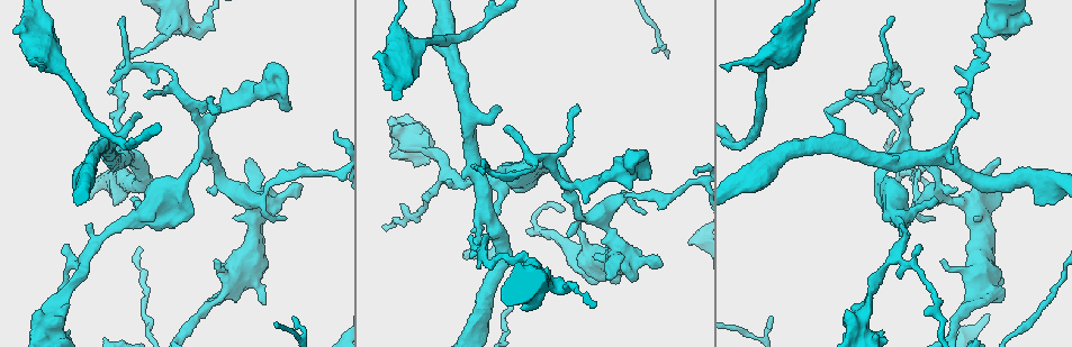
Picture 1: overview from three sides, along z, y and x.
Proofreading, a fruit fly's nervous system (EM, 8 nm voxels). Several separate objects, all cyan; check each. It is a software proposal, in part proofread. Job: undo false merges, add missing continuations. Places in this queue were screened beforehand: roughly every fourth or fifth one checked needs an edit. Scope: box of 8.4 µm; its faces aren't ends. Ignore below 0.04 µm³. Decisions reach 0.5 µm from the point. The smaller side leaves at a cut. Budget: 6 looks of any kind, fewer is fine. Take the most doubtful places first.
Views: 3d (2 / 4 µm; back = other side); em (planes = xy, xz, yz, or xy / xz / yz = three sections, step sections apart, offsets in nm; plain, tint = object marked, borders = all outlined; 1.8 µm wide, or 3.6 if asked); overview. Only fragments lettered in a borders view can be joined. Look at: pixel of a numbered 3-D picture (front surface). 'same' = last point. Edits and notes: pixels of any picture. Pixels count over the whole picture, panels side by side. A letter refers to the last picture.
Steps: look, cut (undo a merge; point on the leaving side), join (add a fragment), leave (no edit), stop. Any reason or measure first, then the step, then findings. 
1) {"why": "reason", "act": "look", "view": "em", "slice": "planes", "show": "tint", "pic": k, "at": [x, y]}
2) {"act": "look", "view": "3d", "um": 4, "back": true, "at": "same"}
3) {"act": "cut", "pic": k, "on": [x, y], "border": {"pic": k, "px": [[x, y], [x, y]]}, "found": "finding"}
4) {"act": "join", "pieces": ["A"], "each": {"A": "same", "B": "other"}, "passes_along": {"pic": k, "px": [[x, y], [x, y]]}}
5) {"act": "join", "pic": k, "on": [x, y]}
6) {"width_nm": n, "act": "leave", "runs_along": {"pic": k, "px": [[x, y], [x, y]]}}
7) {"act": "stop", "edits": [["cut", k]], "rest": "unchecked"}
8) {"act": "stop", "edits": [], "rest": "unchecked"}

{"why": "abrupt turn", "act": "look", "view": "em", "slice": "yz", "step": 8, "show": "tint", "pic": 1, "at": [939, 154]}

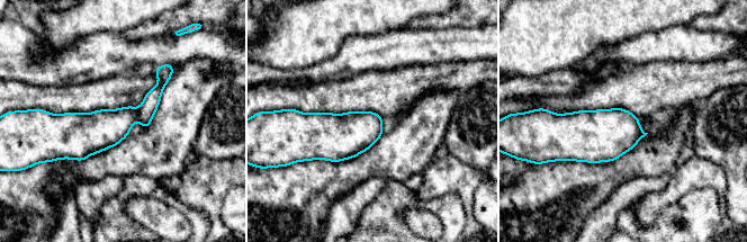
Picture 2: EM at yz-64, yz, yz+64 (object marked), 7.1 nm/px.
{"act": "look", "view": "em", "slice": "yz", "step": 8, "show": "borders", "at": "same"}

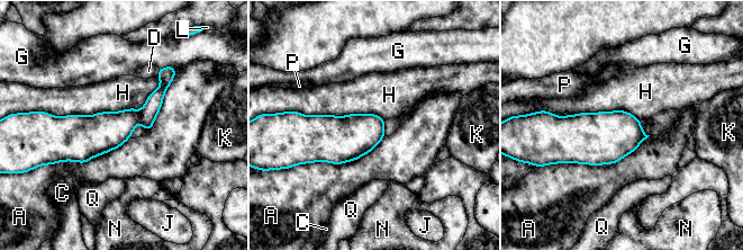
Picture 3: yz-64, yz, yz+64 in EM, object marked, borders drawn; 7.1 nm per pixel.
{"width_nm": 280, "act": "cut", "pic": 3, "on": [153, 104], "each": {"A": "other", "C": "other", "D": "other", "G": "other", "H": "other", "J": "other", "K": "other", "L": "other", "N": "other", "P": "other", "Q": "other"}, "part_leaving": {"pic": 3, "px": [[161, 72], [163, 87], [146, 127]]}, "found": "a second neuron is stuck on"}

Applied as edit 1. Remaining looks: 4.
{"why": "redraw", "act": "look", "view": "overview"}

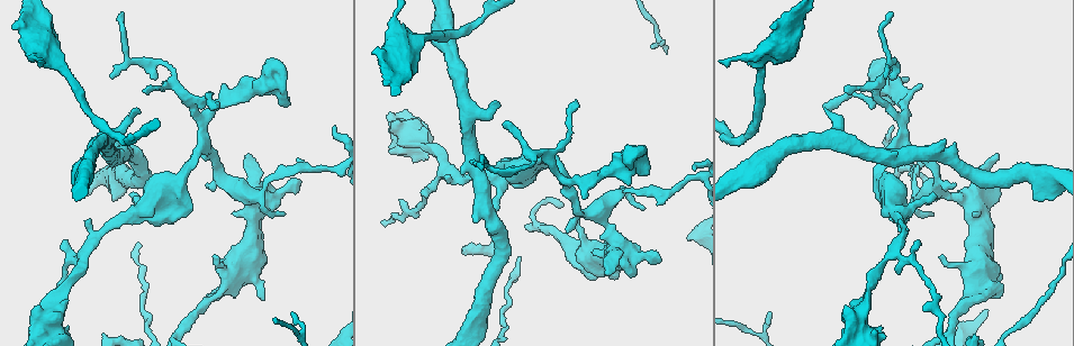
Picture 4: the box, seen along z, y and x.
{"why": "branch stops here", "act": "look", "view": "em", "slice": "yz", "step": 16, "show": "borders", "pic": 4, "at": [824, 107]}

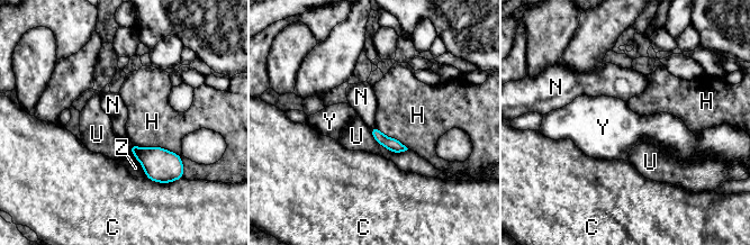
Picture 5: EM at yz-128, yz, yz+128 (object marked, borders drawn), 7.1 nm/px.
{"act": "leave", "each": {"C": "other", "H": "other", "N": "other", "U": "other", "Y": "other", "Z": "other"}, "border": {"pic": 5, "px": [[374, 125], [370, 129]]}, "found": "no lettered fragment goes on from it"}

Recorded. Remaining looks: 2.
{"why": "sudden change in width", "act": "look", "view": "em", "um": 3.6, "slice": "planes", "show": "tint", "pic": 4, "at": [411, 50]}

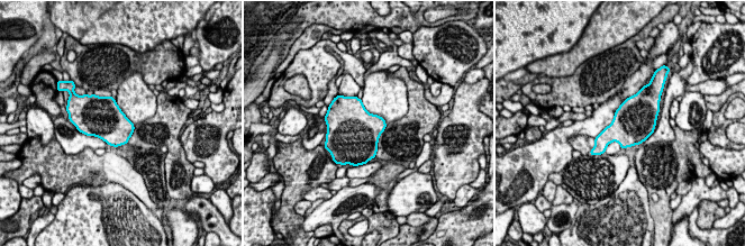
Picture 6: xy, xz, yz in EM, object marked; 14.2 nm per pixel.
{"act": "look", "view": "em", "um": 3.6, "slice": "planes", "show": "borders", "at": "same"}

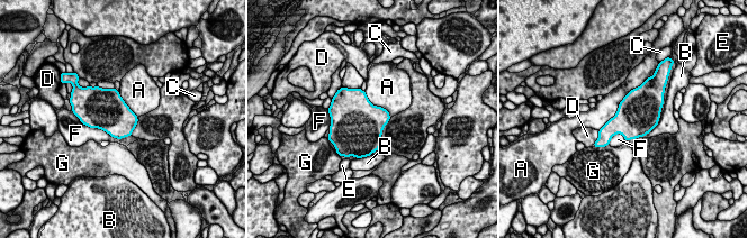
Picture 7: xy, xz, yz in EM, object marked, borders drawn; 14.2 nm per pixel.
{"width_nm": 500, "act": "leave", "each": {"A": "other", "B": "other", "C": "other", "D": "other", "E": "other", "F": "other", "G": "other"}, "found": "all the same neuron"}

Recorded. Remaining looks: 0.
{"act": "stop", "edits": [["cut", 3]], "rest": "unchecked"}

